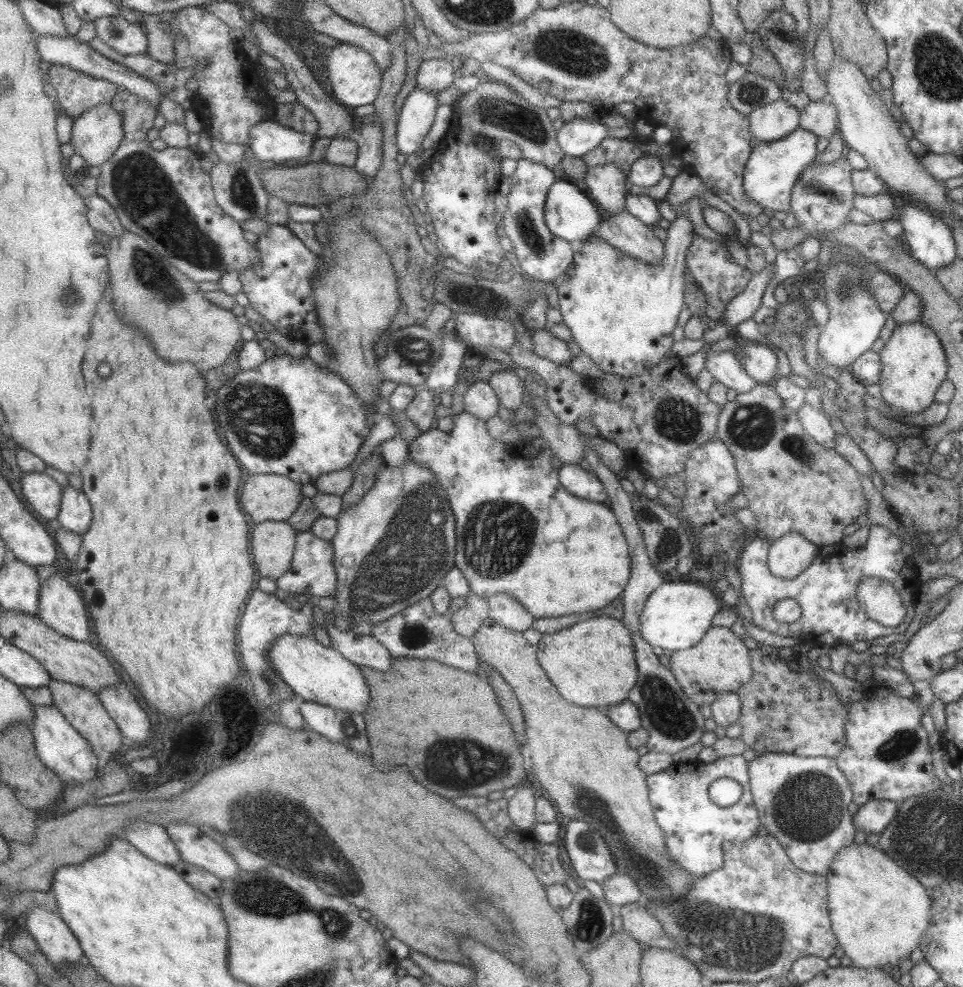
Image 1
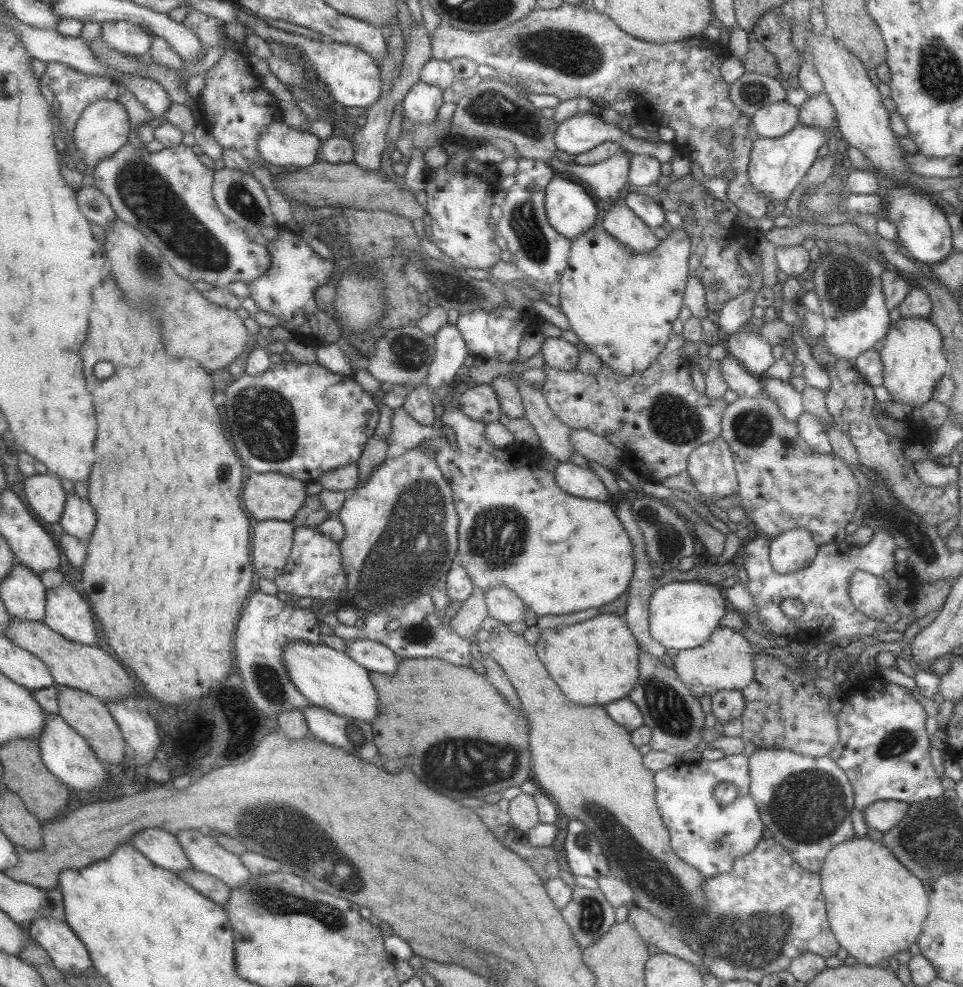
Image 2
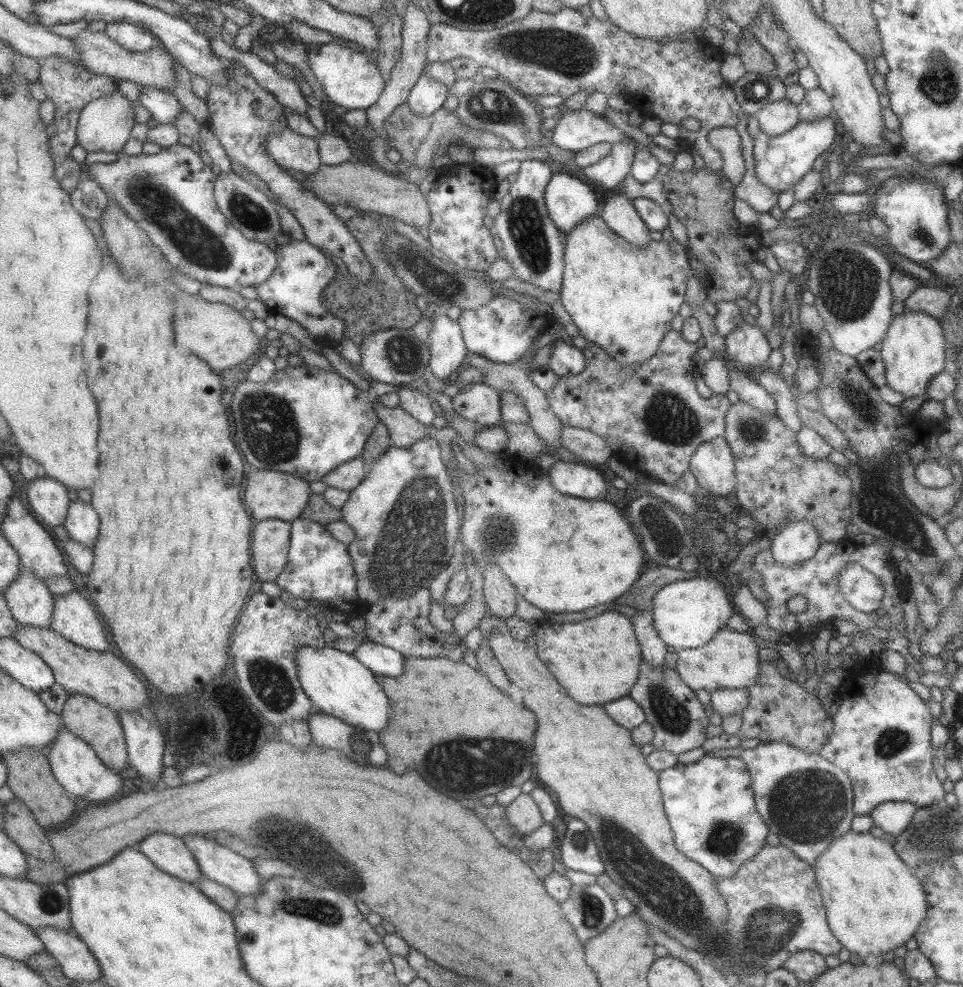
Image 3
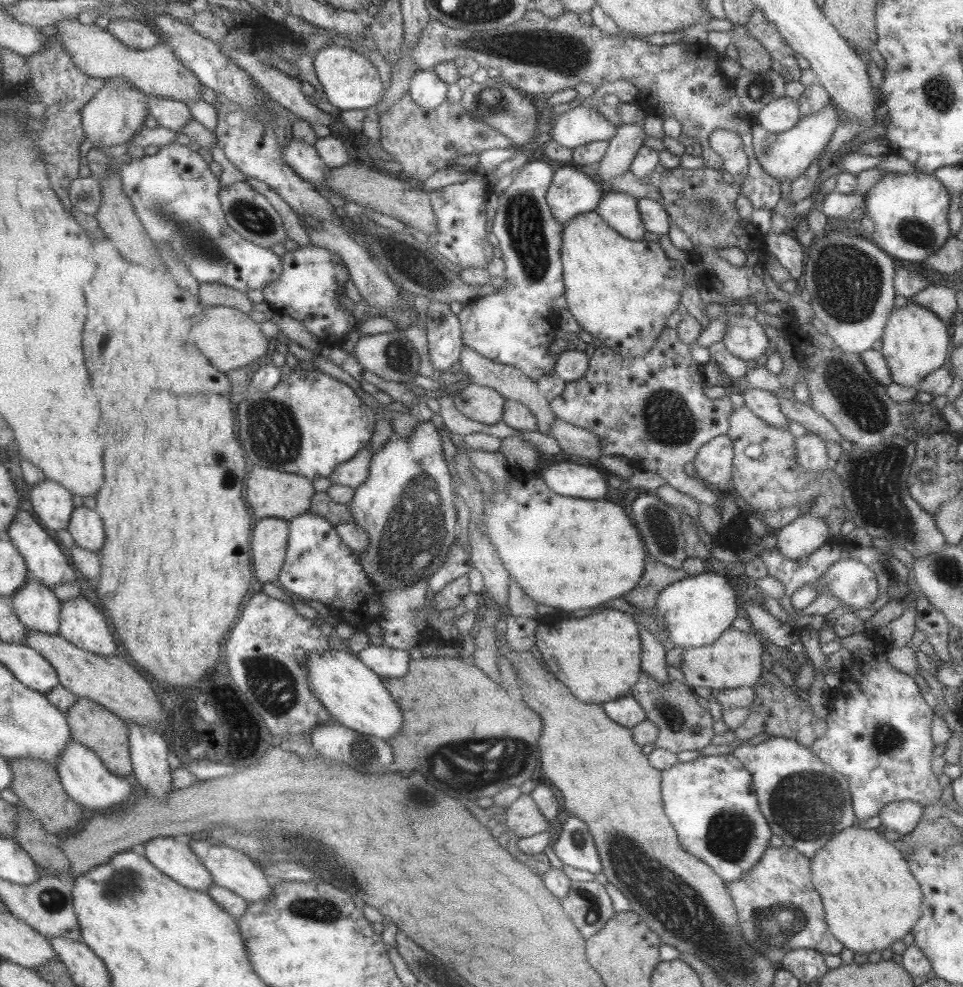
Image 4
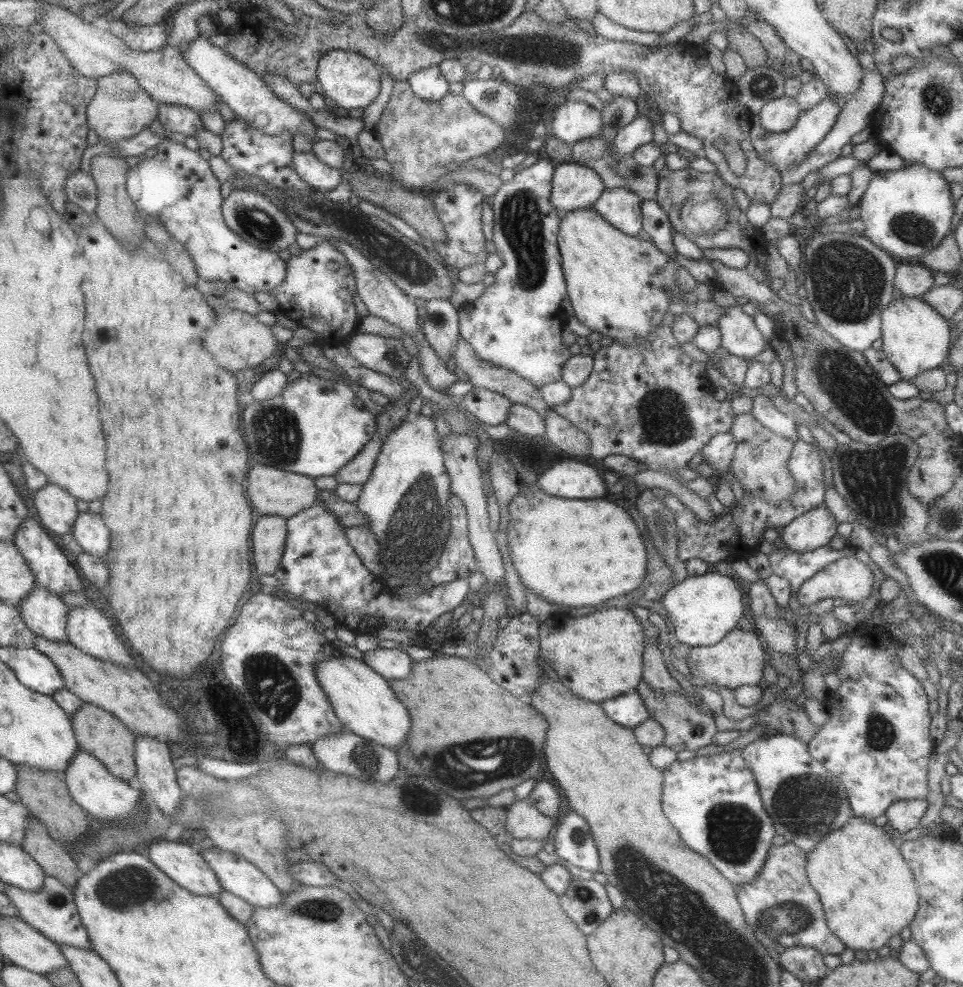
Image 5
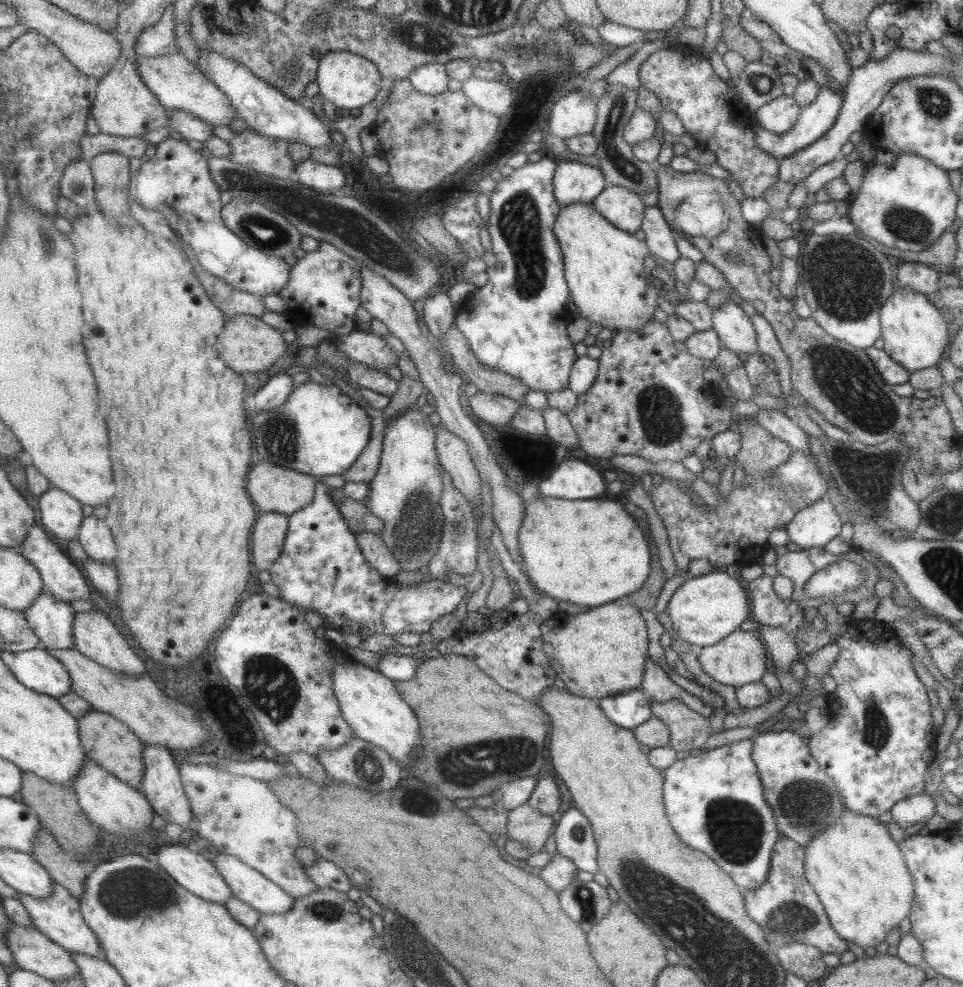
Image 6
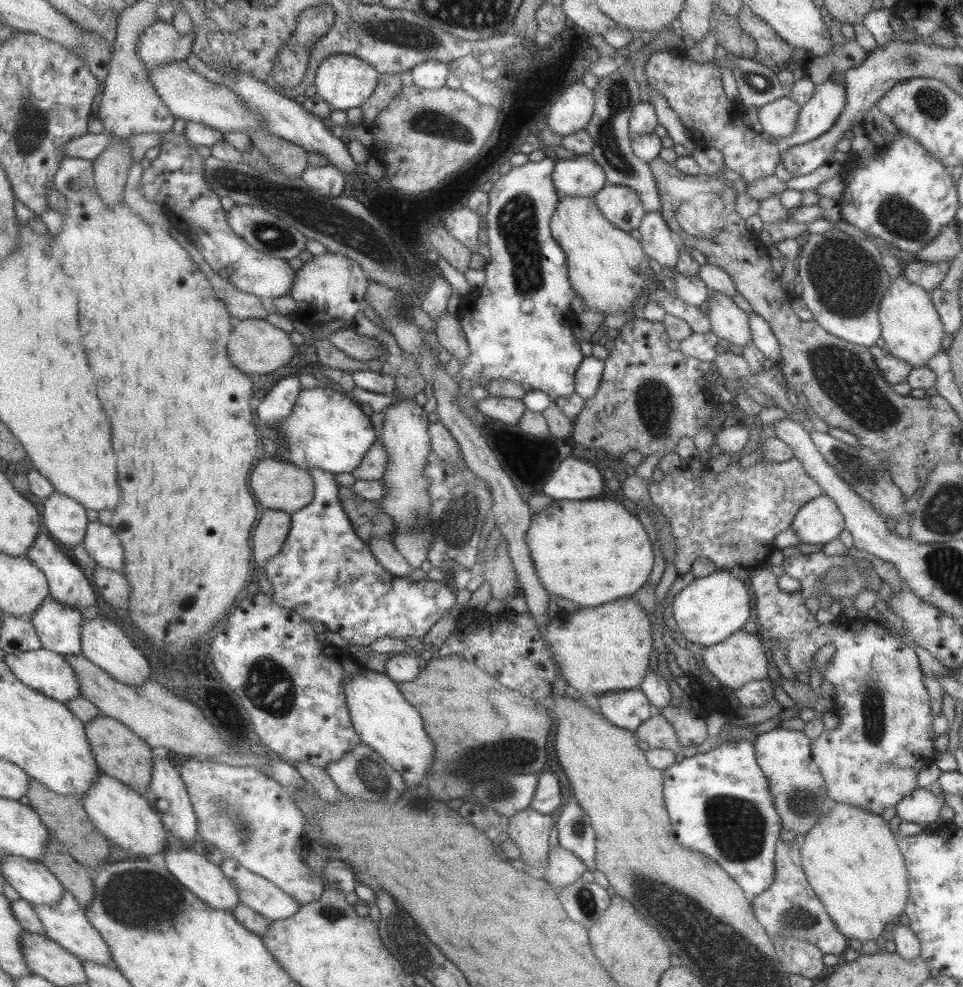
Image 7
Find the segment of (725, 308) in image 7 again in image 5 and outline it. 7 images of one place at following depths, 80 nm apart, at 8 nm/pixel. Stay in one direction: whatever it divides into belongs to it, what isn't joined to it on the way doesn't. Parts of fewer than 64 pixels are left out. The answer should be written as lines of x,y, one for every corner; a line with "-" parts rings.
739,305
729,307
717,320
720,345
729,354
752,360
767,348
766,338
759,333
752,316
743,313

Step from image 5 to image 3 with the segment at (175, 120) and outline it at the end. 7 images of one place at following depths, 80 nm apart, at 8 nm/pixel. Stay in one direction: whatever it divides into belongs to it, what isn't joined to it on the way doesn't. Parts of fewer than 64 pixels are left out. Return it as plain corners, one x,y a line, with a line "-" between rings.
138,86
138,102
148,110
150,118
157,124
172,124
177,113
183,109
178,100
169,92
157,87

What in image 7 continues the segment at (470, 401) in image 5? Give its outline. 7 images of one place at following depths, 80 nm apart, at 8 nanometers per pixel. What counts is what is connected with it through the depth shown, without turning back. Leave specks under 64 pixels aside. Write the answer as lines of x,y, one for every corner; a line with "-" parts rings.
491,395
477,401
476,408
483,416
488,416
494,422
510,425
517,424
521,414
526,410
521,399

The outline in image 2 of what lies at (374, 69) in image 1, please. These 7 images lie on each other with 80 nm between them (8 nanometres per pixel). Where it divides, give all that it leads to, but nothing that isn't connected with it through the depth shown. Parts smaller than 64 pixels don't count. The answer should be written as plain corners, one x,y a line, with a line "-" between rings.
236,4
236,22
254,30
257,36
263,41
274,40
284,45
294,47
303,54
305,59
312,62
312,68
316,70
319,80
323,81
333,96
333,100
343,106
369,106
378,100
380,96
380,68
375,61
362,50
350,44
338,43
335,41
315,41
307,39
302,35
286,32
265,24
259,17
241,9

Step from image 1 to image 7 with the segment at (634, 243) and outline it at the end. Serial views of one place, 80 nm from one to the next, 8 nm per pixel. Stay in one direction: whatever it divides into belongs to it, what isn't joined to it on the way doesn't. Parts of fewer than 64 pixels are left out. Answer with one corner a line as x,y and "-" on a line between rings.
606,183
595,197
596,208
615,228
630,232
639,228
646,211
640,202
640,196
625,186

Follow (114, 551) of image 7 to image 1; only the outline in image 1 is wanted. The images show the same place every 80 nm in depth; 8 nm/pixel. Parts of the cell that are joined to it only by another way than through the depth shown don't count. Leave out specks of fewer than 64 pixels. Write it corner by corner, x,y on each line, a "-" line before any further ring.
71,485
62,486
57,522
65,530
83,534
91,522
91,509
88,498
81,490

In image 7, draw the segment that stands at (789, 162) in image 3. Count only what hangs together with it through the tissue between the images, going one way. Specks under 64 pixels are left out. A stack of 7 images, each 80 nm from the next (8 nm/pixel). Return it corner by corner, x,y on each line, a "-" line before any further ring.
827,79
823,84
815,84
812,97
803,106
800,106
800,111
798,112
797,126
789,136
784,139
777,139
769,137
765,132
760,132
759,134
765,135
767,140
775,145
779,145
781,150
791,149
793,146
799,144
810,142
815,138
825,134
839,116
843,105
845,104
845,91
843,86
832,82
831,79

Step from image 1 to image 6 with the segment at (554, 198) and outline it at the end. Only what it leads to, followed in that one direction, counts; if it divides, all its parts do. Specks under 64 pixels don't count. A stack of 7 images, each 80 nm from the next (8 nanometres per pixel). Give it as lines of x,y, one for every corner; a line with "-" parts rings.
557,160
552,179
553,197
559,209
575,203
592,203
607,186
599,168
575,161

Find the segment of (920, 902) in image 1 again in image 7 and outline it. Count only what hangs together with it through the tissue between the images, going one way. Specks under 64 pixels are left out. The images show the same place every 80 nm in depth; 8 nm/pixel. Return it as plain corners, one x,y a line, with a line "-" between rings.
836,803
800,842
807,883
848,940
875,942
903,912
908,897
907,869
888,821
850,804

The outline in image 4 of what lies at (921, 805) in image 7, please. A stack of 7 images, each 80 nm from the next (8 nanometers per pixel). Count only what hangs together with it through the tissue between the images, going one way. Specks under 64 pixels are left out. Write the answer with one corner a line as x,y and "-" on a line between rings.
888,802
876,814
881,822
881,829
890,829
897,834
911,832
921,818
923,806
918,802

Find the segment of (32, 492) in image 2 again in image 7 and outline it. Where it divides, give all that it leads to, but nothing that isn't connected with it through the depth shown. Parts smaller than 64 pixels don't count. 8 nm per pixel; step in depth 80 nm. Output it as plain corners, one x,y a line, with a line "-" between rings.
53,491
42,501
41,525
52,538
70,547
82,541
87,526
85,508
67,495

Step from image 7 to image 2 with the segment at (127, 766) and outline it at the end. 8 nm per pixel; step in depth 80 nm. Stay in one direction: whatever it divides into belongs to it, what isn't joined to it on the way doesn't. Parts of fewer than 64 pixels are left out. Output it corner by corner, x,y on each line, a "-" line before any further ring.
54,683
57,693
58,714
91,747
103,764
118,764
123,758
124,739
105,703
87,691

